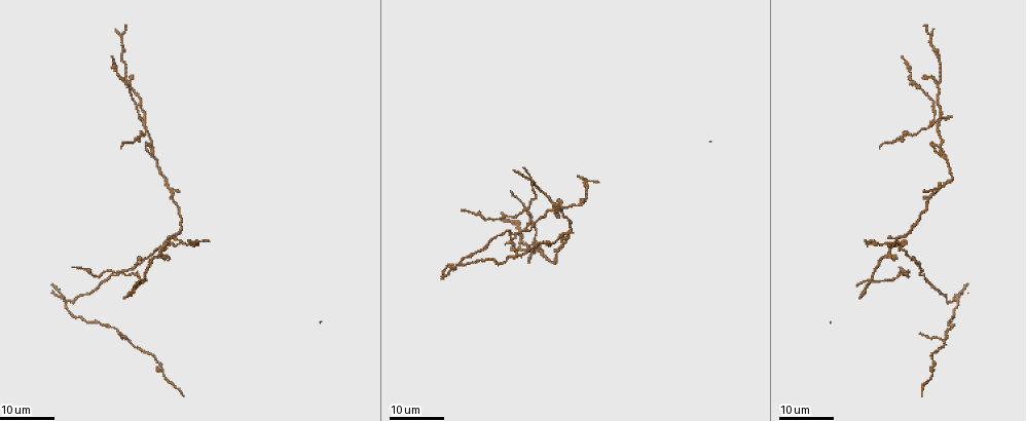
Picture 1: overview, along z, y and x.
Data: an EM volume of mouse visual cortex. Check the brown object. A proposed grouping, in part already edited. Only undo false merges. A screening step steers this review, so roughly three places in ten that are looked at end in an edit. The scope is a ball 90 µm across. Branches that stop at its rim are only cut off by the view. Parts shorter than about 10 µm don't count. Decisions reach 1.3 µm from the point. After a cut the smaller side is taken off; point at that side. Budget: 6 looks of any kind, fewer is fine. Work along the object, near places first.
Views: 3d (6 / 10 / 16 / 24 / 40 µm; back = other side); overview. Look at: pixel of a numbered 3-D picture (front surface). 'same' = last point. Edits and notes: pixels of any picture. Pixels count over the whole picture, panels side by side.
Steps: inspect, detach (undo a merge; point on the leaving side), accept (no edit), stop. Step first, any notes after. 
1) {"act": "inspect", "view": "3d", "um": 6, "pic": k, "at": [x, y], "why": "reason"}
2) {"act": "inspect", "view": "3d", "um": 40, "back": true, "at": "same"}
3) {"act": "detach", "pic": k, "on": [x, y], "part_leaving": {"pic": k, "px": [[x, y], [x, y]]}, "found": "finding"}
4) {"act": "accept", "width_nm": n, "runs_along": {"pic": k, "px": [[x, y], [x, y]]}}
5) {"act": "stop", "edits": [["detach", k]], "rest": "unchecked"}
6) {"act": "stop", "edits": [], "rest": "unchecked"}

{"act": "inspect", "view": "3d", "um": 24, "pic": 1, "at": [143, 279], "why": "thin arm on a thick one"}

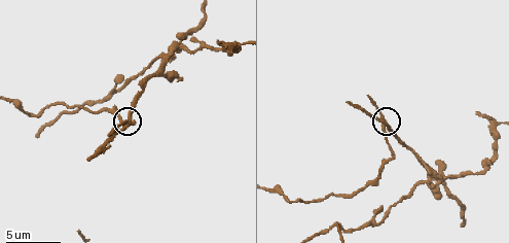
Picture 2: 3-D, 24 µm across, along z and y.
{"act": "inspect", "view": "3d", "um": 6, "pic": 2, "at": [129, 119]}

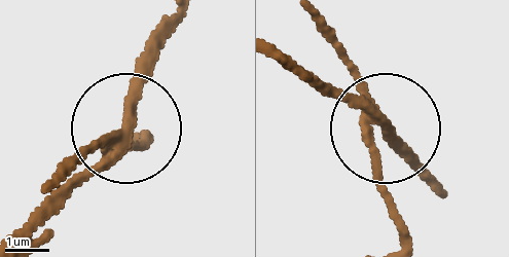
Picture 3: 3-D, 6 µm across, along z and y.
{"act": "detach", "pic": 3, "on": [378, 173], "part_leaving": {"pic": 3, "px": [[375, 118], [375, 181], [397, 235]]}, "found": "two neurons meet here"}

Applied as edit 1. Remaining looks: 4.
{"act": "inspect", "view": "3d", "um": 24, "pic": 1, "at": [934, 123], "why": "thin arm on a thick one"}

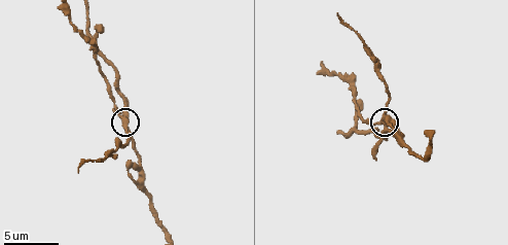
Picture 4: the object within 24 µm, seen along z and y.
{"act": "inspect", "view": "3d", "um": 10, "pic": 4, "at": [383, 125]}

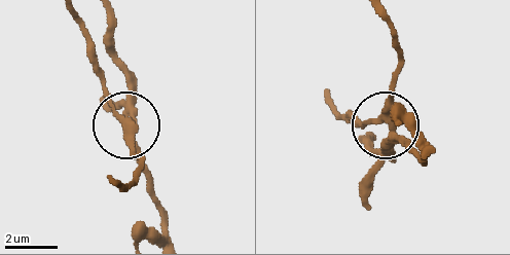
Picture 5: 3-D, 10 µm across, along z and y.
{"act": "detach", "pic": 5, "on": [123, 132], "arms": 4, "found": "two neurons meet here"}

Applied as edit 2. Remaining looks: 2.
{"act": "inspect", "view": "3d", "um": 10, "pic": 4, "at": [345, 134], "why": "thick turns thin"}

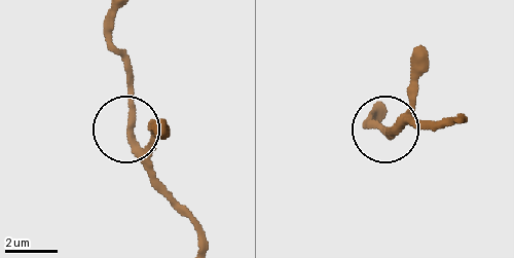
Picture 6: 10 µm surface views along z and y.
{"act": "accept", "width_nm": 290, "runs_along": {"pic": 6, "px": [[199, 236], [192, 217], [129, 131], [126, 60]]}, "found": "all the same neuron"}

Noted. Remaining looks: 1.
{"act": "stop", "edits": [["detach", 3], ["detach", 5]], "rest": "unchecked"}

